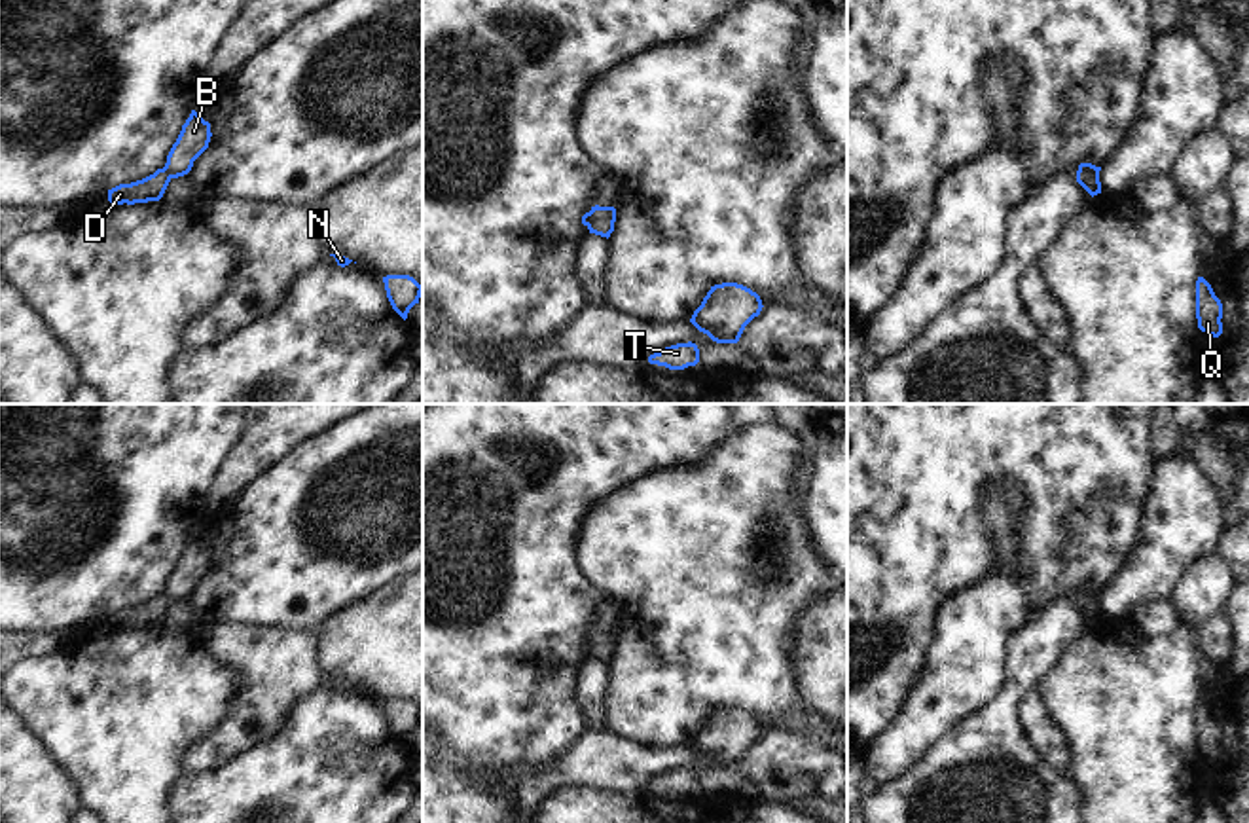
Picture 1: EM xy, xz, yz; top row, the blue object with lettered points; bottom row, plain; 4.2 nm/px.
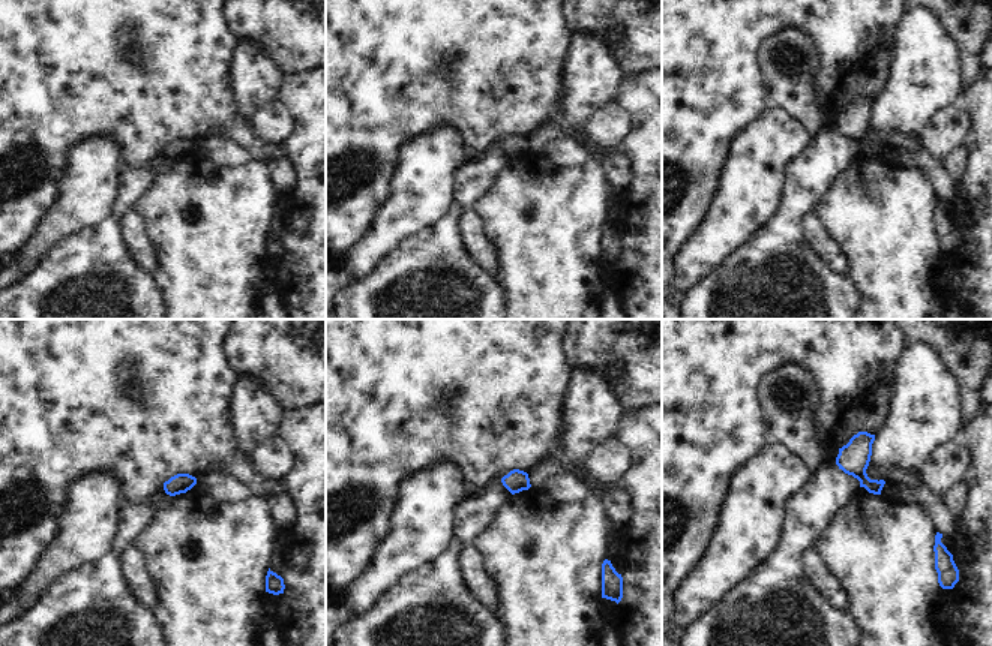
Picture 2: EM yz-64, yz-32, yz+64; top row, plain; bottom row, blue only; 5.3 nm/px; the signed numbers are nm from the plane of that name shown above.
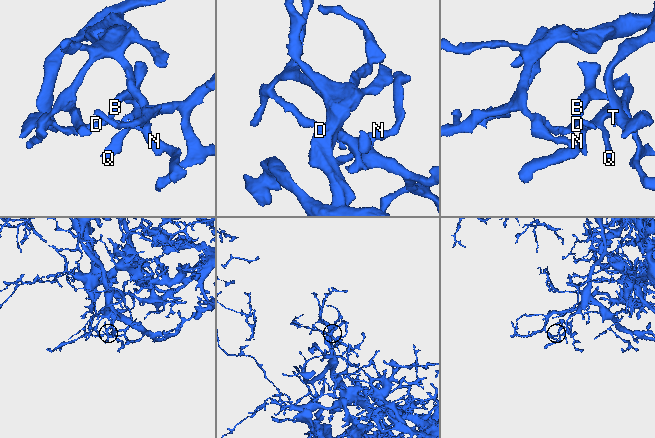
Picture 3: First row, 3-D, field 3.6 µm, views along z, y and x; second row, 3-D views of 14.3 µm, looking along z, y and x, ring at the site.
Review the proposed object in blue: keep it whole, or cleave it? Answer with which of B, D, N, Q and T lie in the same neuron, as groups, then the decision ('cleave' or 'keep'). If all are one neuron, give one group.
groups B N Q T / D; cleave

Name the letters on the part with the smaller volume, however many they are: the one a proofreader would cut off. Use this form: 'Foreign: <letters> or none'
Foreign: B, N, Q, T

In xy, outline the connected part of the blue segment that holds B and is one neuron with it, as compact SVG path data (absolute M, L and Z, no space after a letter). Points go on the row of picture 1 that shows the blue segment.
M191 110L163 167L171 178L184 176L191 171L193 161L208 148L210 137L210 123Z

